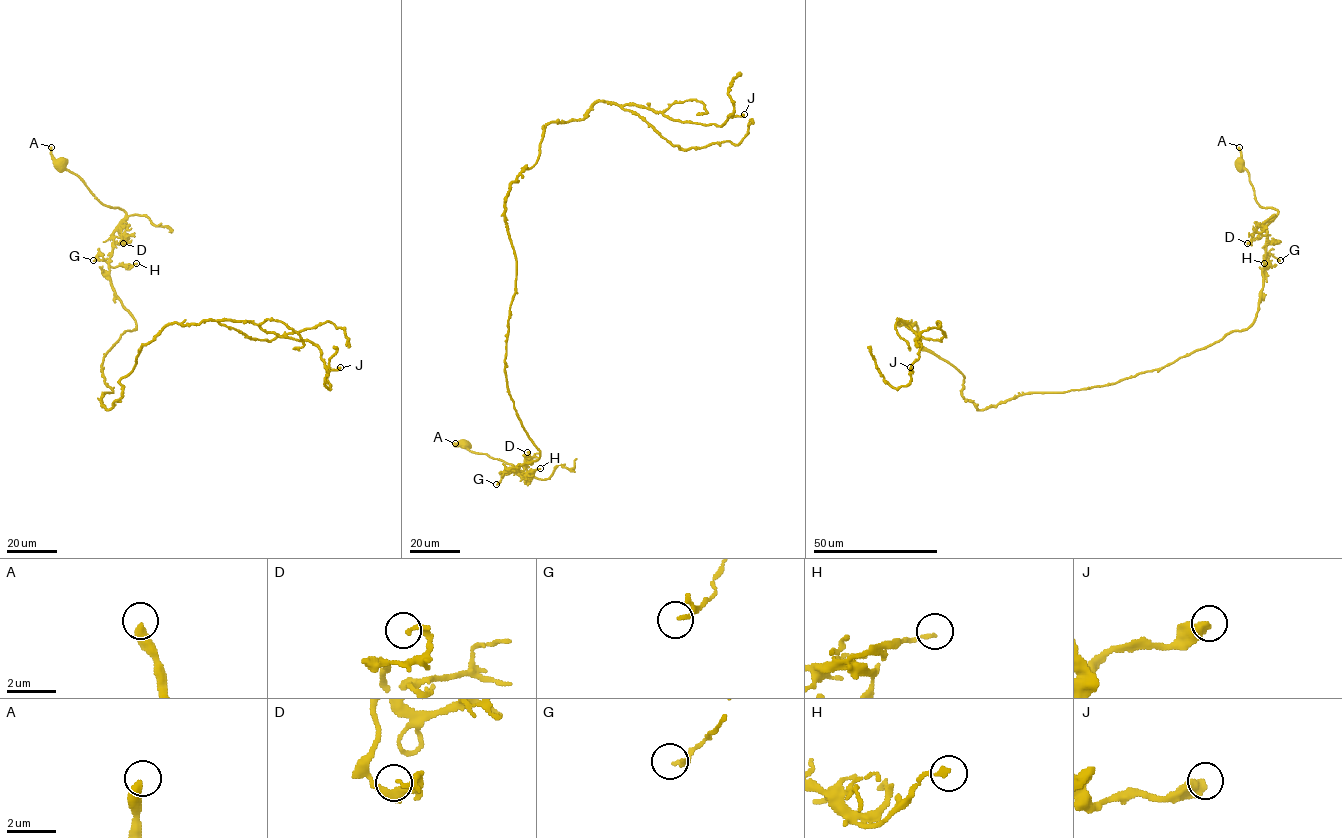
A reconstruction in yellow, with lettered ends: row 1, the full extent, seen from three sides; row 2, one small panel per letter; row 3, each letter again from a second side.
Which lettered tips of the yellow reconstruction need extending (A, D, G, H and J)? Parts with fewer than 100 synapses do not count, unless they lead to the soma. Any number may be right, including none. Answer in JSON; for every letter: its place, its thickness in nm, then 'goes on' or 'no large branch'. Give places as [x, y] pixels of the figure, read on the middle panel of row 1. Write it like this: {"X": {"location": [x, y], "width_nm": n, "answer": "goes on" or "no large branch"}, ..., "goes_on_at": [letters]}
{"A": {"location": [455, 443], "width_nm": 400, "answer": "no large branch"}, "D": {"location": [527, 452], "width_nm": 160, "answer": "no large branch"}, "G": {"location": [496, 484], "width_nm": 110, "answer": "no large branch"}, "H": {"location": [540, 468], "width_nm": 160, "answer": "no large branch"}, "J": {"location": [744, 114], "width_nm": 460, "answer": "no large branch"}, "goes_on_at": []}

